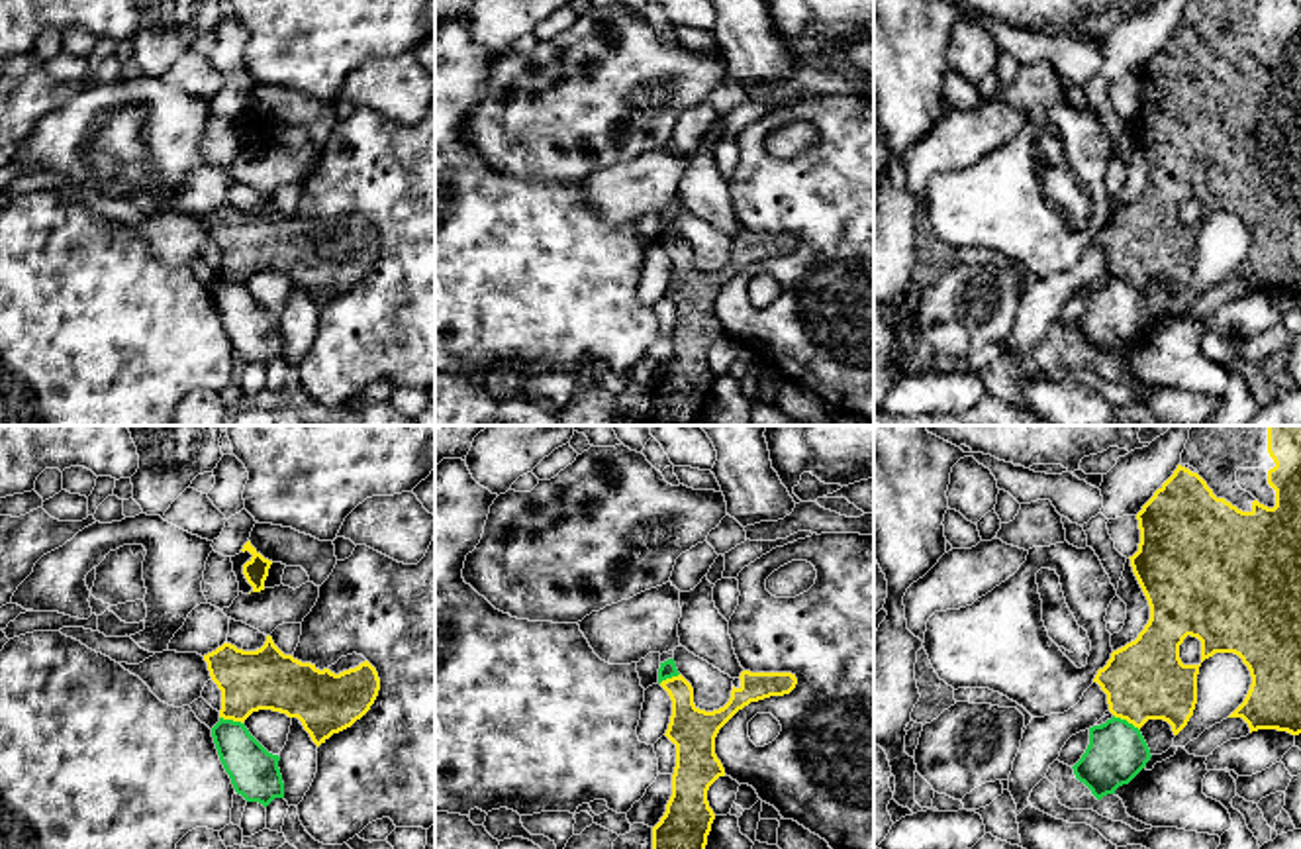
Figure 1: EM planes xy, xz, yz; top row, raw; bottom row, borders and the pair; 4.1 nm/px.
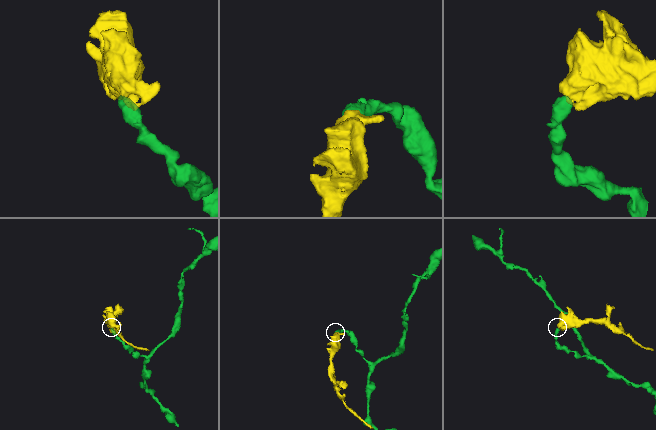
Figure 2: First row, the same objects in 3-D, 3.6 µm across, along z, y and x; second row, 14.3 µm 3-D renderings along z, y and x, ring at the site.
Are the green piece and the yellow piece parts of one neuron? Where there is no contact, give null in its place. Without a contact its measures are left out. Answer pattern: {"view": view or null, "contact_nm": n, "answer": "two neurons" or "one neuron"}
{"view": "yz", "contact_nm": 130, "answer": "two neurons"}

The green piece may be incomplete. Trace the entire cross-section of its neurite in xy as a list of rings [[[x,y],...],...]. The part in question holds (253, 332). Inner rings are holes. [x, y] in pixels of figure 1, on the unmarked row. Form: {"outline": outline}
{"outline": [[[219,278],[212,288],[212,298],[237,355],[265,369],[274,359],[284,359],[280,318],[268,314],[245,284]]]}

